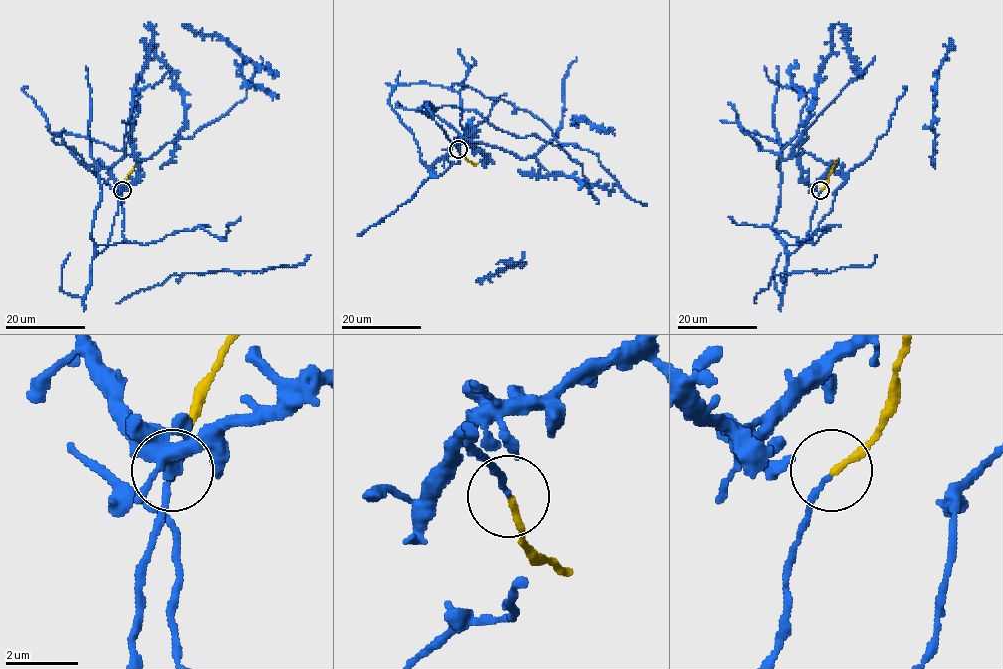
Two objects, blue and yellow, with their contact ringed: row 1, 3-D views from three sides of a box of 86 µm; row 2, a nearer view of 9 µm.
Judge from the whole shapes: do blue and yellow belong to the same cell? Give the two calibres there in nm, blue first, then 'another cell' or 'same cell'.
150/150 nm | same cell

